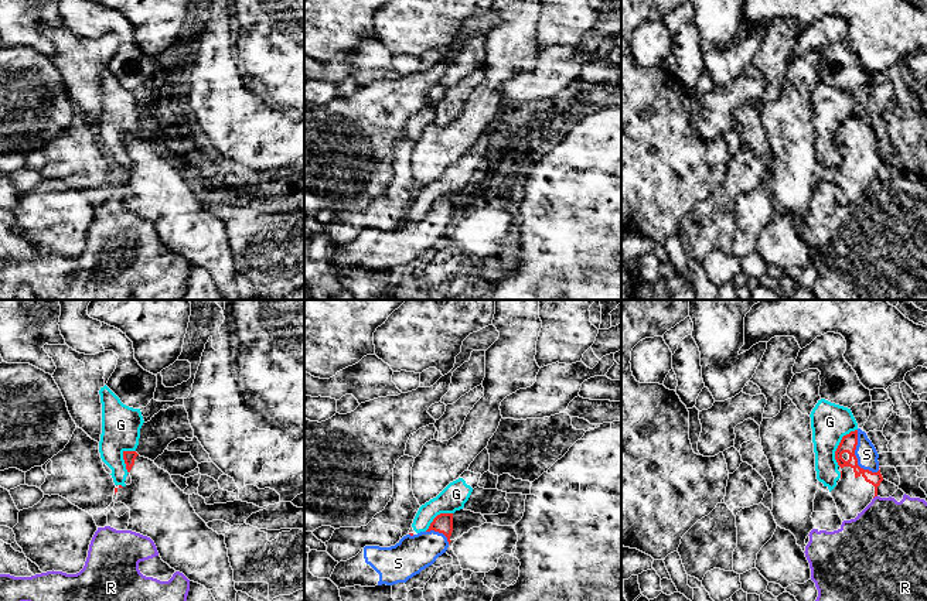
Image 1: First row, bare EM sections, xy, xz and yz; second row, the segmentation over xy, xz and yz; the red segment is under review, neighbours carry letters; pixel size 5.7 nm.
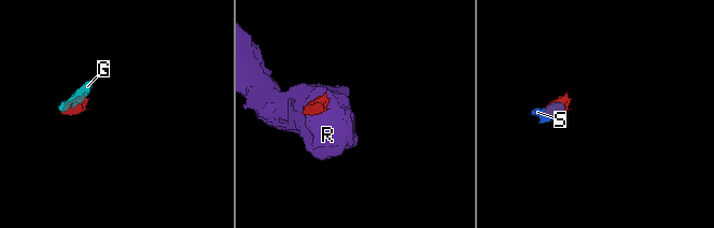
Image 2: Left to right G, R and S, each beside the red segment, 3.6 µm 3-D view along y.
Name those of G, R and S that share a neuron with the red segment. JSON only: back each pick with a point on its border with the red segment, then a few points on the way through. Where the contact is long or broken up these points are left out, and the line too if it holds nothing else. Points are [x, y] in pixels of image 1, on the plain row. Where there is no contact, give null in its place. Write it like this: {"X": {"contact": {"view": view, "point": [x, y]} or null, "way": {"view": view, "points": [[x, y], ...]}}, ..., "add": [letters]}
{"S": {"contact": {"view": "yz", "point": [855, 140]}, "way": {"view": "yz", "points": [[848, 127], [855, 140], [866, 137]]}}, "add": ["S"]}

